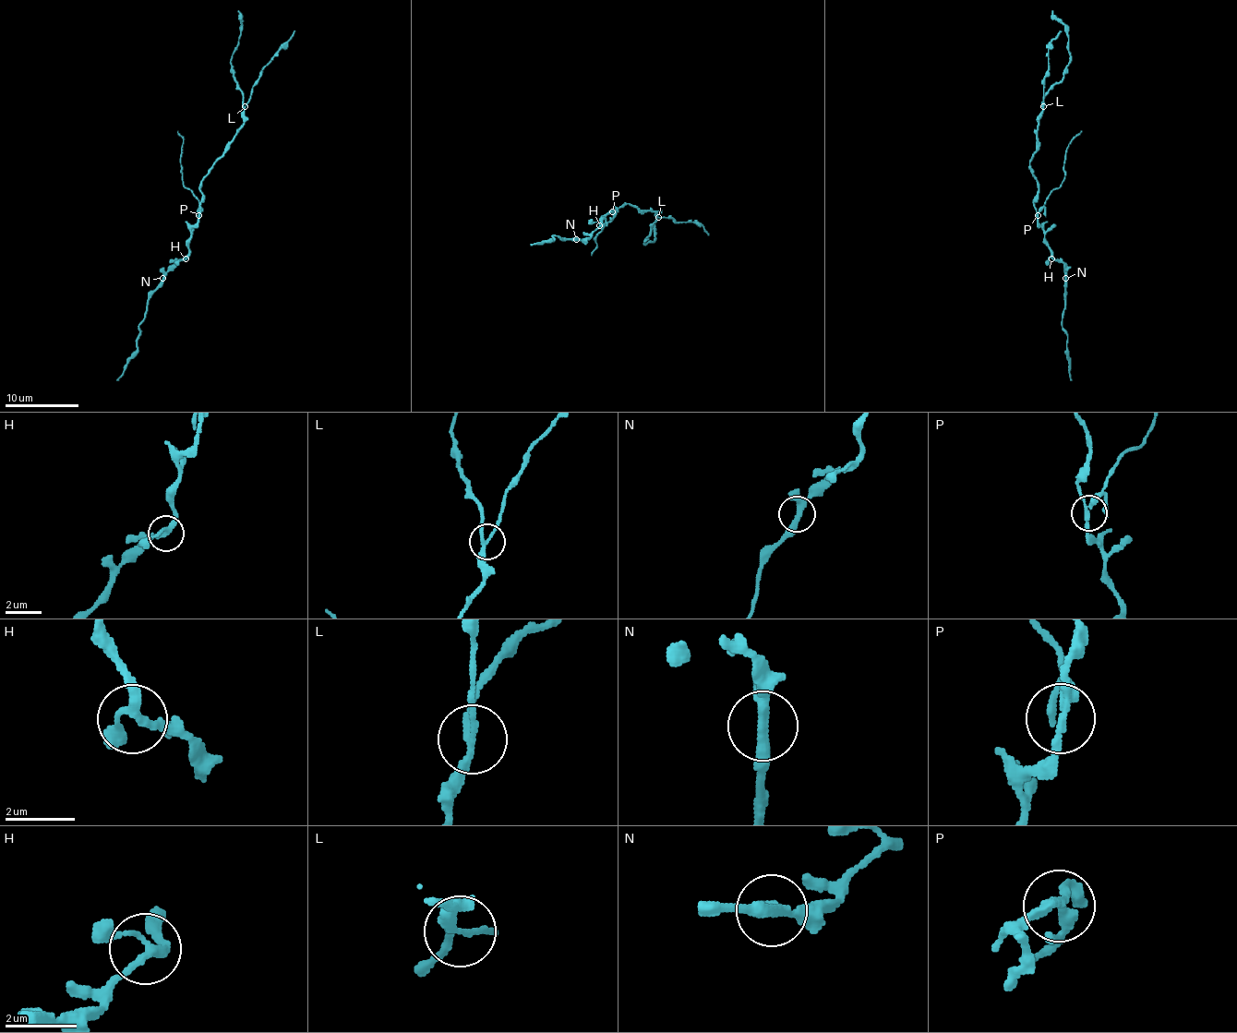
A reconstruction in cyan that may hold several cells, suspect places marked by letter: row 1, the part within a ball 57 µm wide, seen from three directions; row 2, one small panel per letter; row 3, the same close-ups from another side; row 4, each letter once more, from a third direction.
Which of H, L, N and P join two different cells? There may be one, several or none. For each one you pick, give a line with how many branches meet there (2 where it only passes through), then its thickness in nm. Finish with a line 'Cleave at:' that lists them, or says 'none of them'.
L: 3 | 180 nm
P: 3 | 200 nm
Cleave at: L, P

